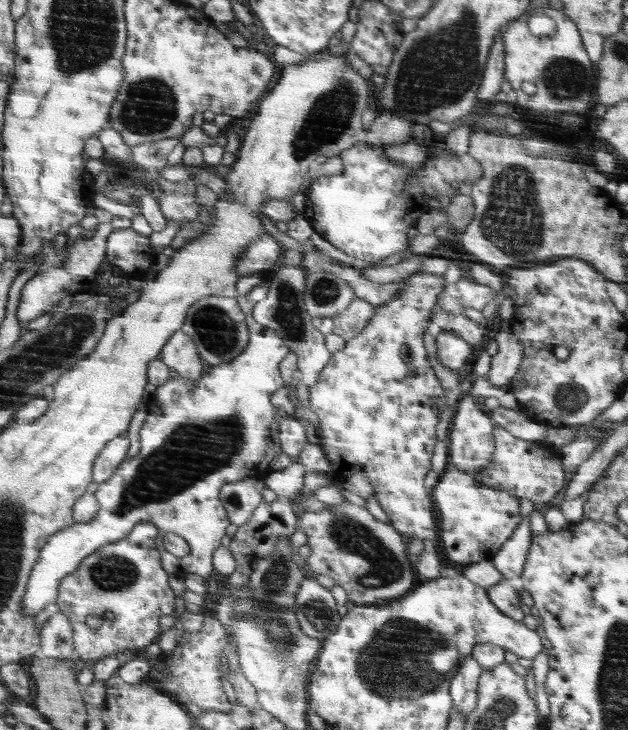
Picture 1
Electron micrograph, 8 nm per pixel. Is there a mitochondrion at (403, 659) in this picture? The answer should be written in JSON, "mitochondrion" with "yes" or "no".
{"mitochondrion":"yes"}

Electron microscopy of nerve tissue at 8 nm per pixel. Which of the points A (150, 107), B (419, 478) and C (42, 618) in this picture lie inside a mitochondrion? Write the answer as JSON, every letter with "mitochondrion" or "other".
{"A":"mitochondrion","B":"other","C":"other"}

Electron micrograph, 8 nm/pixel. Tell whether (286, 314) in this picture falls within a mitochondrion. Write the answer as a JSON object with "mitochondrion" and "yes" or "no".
{"mitochondrion":"yes"}

